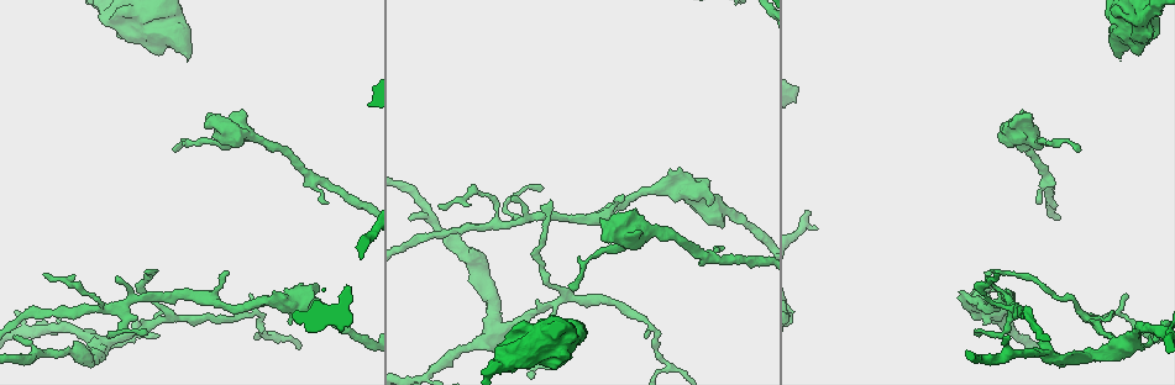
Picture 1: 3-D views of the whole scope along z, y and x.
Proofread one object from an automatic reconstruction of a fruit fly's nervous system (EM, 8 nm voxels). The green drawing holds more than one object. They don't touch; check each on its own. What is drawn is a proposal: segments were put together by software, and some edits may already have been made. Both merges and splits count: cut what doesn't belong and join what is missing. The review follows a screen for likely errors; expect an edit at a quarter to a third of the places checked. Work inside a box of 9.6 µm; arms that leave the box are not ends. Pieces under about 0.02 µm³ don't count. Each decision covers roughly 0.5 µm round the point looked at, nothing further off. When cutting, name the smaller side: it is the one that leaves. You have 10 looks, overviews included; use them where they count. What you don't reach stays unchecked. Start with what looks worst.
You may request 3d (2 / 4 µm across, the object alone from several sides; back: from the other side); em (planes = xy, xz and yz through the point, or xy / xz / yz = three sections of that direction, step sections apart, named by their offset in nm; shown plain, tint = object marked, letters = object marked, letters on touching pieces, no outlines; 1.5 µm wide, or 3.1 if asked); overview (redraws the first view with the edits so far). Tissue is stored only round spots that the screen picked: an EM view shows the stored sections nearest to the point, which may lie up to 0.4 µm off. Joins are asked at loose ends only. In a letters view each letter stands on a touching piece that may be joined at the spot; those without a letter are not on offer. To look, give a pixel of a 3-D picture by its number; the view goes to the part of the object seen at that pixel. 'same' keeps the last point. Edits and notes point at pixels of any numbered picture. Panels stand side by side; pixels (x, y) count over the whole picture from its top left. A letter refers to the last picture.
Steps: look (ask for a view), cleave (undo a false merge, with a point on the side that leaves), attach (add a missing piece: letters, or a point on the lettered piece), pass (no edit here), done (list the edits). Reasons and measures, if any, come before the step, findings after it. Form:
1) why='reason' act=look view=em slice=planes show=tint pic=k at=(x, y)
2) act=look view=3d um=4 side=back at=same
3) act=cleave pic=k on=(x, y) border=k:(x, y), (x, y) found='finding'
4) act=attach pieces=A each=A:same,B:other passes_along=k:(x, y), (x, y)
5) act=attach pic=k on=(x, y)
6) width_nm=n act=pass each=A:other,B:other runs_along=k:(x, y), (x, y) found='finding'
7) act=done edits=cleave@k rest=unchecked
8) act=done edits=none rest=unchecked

why='an open end' act=look view=em slice=planes show=letters pic=1 at=(1121, 55)

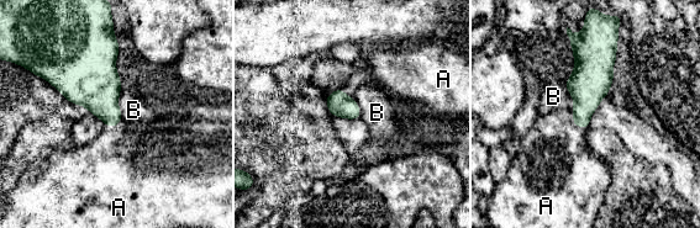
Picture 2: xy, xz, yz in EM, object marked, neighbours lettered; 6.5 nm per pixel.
act=attach pic=2 on=(554, 155) each=A:same,B:other passes_along=2:(587, 86), (573, 122), (554, 155) found='it goes on there'

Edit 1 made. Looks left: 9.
why='see it whole again' act=look view=overview

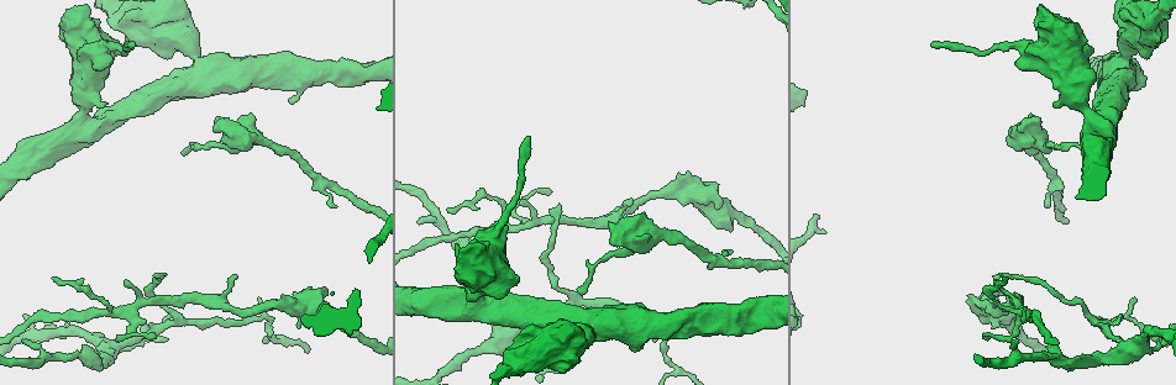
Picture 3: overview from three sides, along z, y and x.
why='branch stops here' act=look view=3d um=4 pic=3 at=(261, 300)

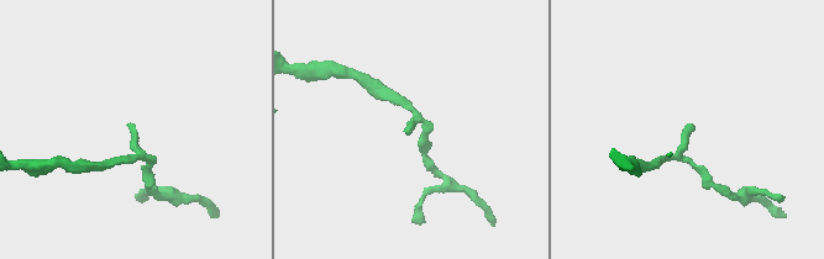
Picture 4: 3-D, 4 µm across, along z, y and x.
act=look view=em slice=planes show=letters pic=4 at=(690, 126)

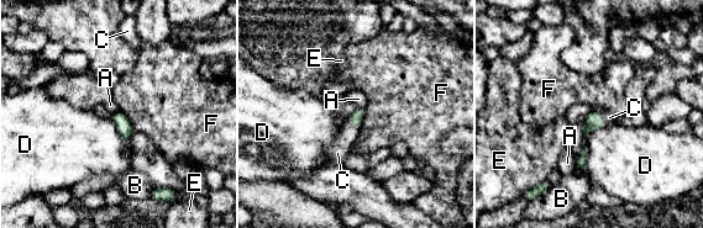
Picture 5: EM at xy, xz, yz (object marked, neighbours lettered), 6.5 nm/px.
act=attach pic=5 on=(337, 153) each=A:other,B:other,C:same,D:other,E:other,F:other passes_along=5:(356, 117), (353, 125), (337, 153) found='it goes on there'

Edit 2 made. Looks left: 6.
act=look view=overview

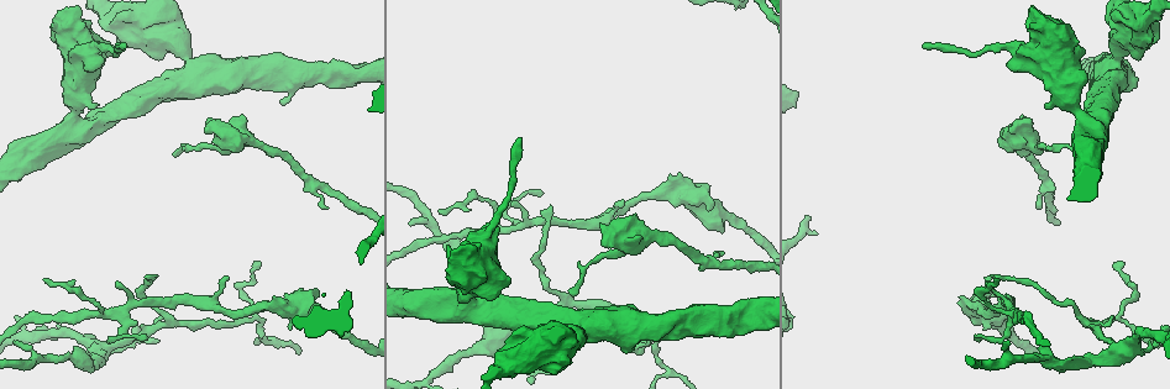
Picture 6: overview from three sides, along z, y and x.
why='three arms meet' act=look view=3d um=2 pic=6 at=(564, 303)

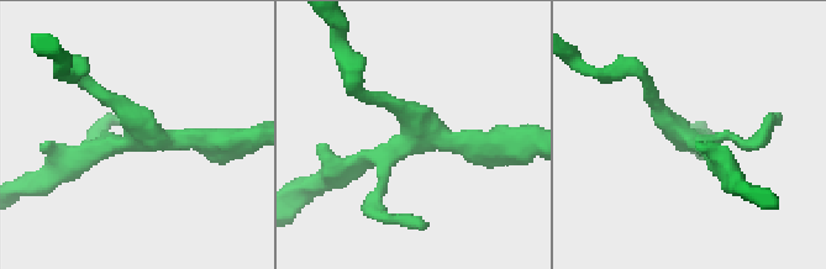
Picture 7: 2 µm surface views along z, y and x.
act=look view=em slice=planes show=plain pic=7 at=(145, 136)

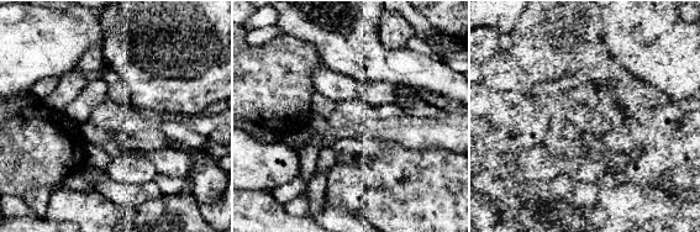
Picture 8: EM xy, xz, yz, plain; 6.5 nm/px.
act=look view=em slice=planes show=letters at=same

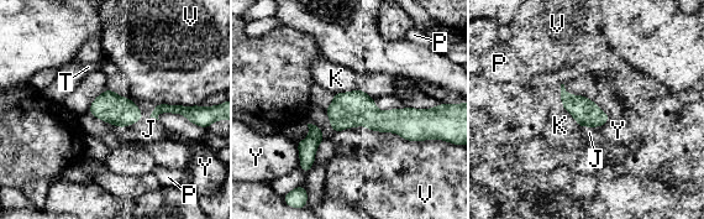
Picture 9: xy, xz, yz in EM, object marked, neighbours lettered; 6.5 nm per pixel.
width_nm=170 act=pass each=J:other,K:other,P:other,T:other,V:other,Y:other runs_along=9:(329, 110), (424, 116) found='continuous, no second cell'

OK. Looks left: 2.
why='sudden change in width' act=look view=em slice=planes show=letters pic=6 at=(1003, 324)

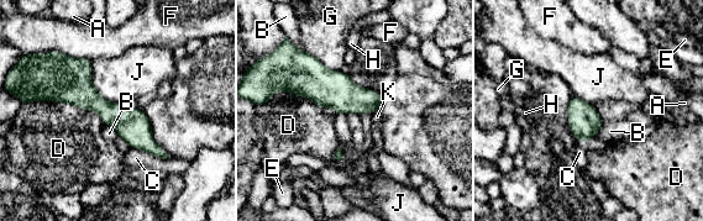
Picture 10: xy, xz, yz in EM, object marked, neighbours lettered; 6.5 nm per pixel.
act=pass each=A:other,B:other,C:other,D:other,E:other,F:other,G:other,H:other,J:other,K:other border=10:(90, 61), (93, 87), (122, 104) found='one cell here'

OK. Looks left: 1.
act=done edits=attach@2,attach@5 rest=unchecked

